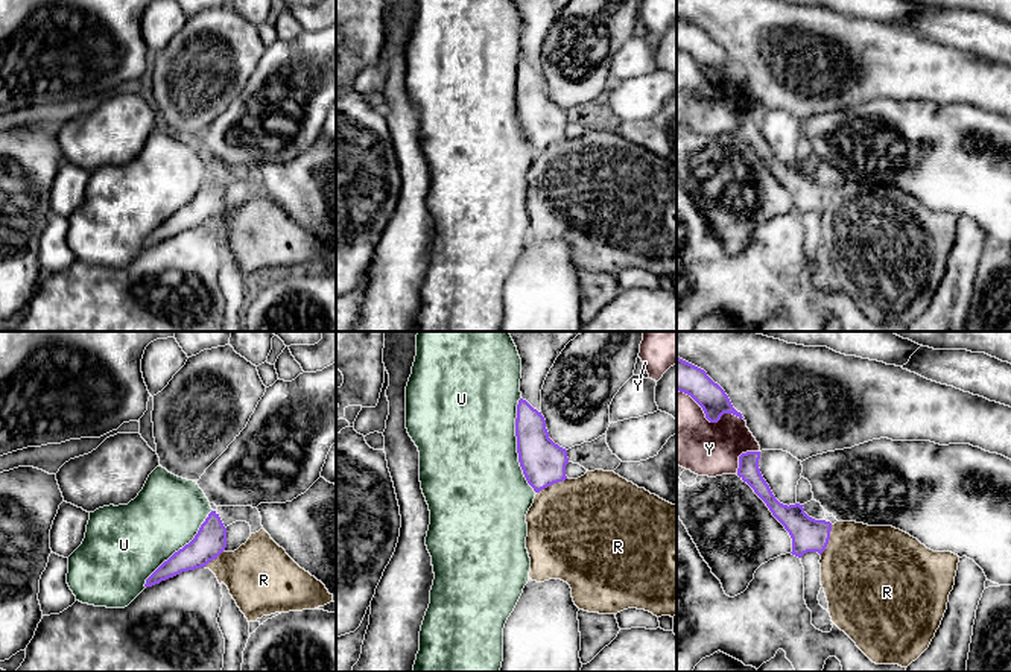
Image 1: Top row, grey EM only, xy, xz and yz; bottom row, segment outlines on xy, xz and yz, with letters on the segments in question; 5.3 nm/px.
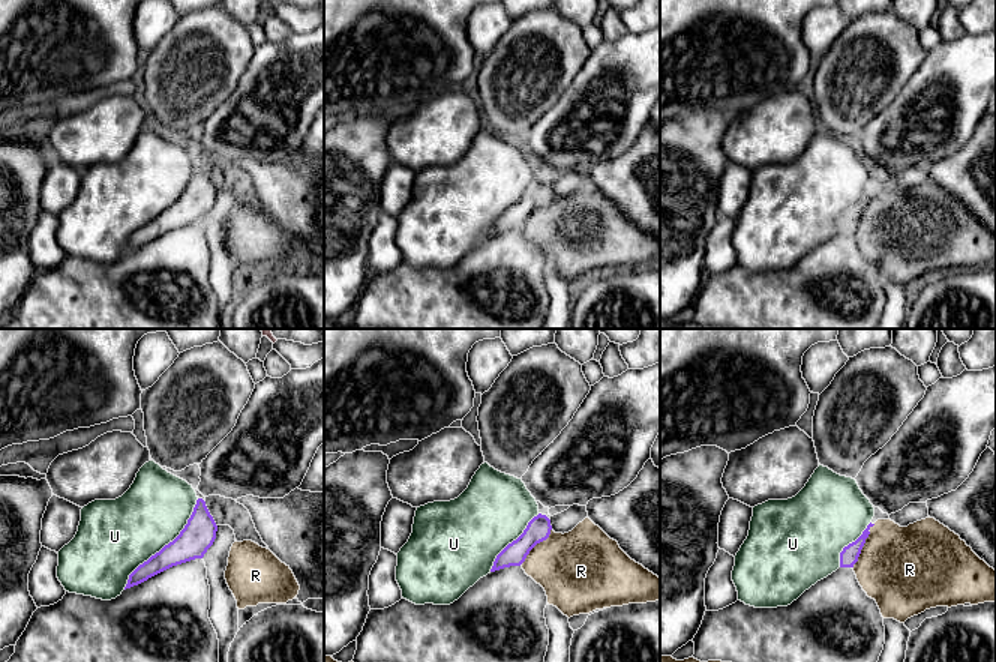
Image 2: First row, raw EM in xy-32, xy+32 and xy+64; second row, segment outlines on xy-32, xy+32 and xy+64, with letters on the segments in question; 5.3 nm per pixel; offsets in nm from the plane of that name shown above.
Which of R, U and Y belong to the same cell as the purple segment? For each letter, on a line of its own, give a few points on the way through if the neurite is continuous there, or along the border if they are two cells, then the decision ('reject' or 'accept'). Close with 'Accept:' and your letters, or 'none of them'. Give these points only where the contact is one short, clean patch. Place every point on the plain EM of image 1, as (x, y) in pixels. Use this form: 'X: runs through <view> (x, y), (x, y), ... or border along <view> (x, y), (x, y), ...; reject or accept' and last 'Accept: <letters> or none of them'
R: border along xz (567, 137), (537, 152); reject
U: reject
Y: reject
Accept: none of them

